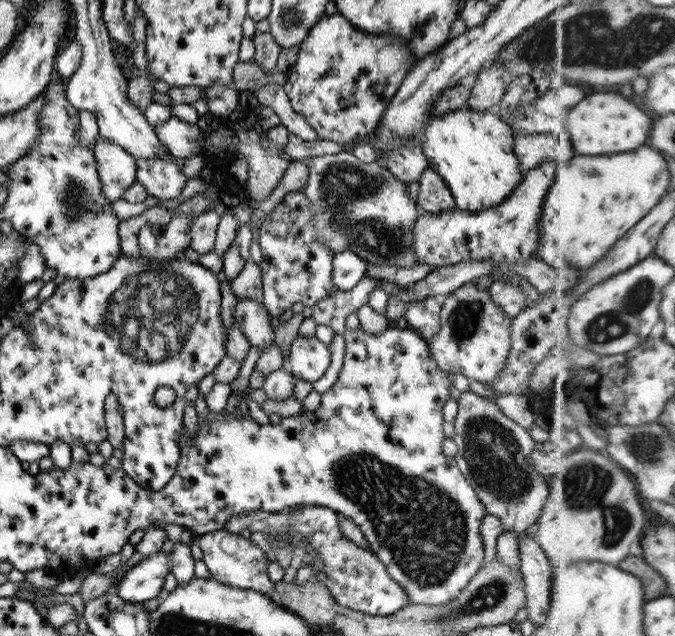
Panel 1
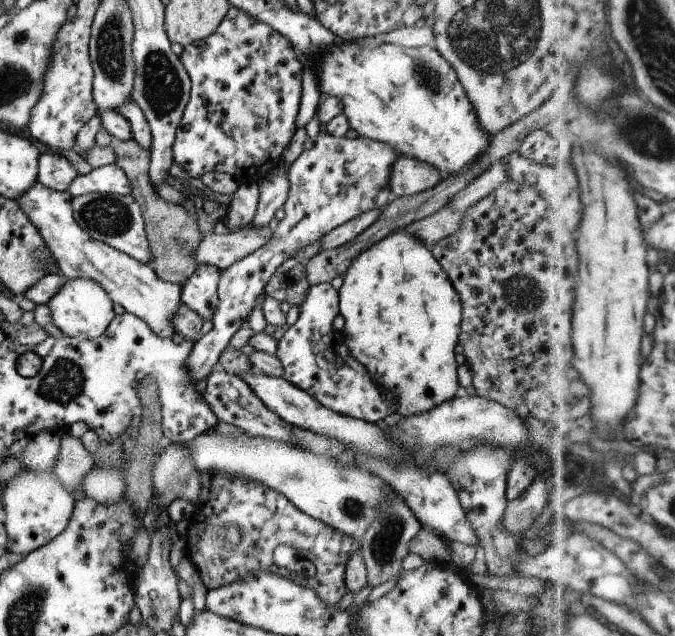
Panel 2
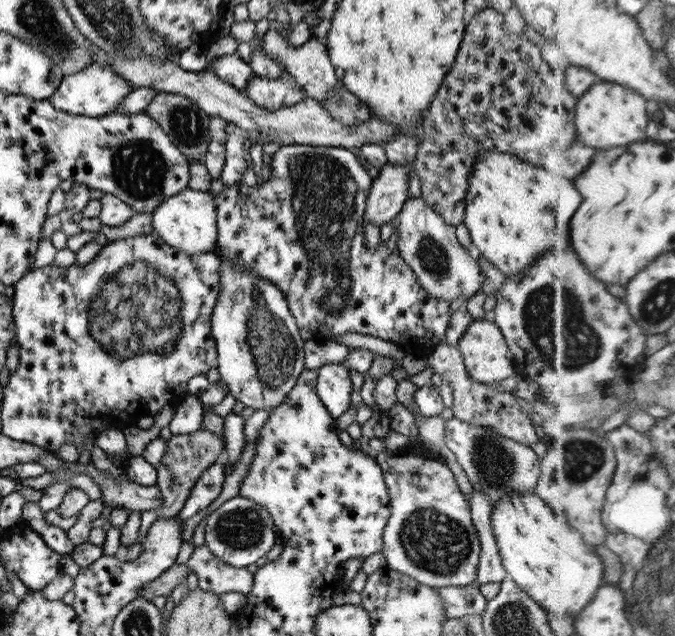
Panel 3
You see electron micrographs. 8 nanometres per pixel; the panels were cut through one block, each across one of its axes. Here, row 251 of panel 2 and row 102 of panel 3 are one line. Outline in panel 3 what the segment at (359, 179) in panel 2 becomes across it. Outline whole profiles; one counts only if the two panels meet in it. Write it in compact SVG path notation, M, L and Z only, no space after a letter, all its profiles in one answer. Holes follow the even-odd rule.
M288 72L277 80L269 80L253 74L252 80L242 92L257 106L272 111L295 106L308 98Z

